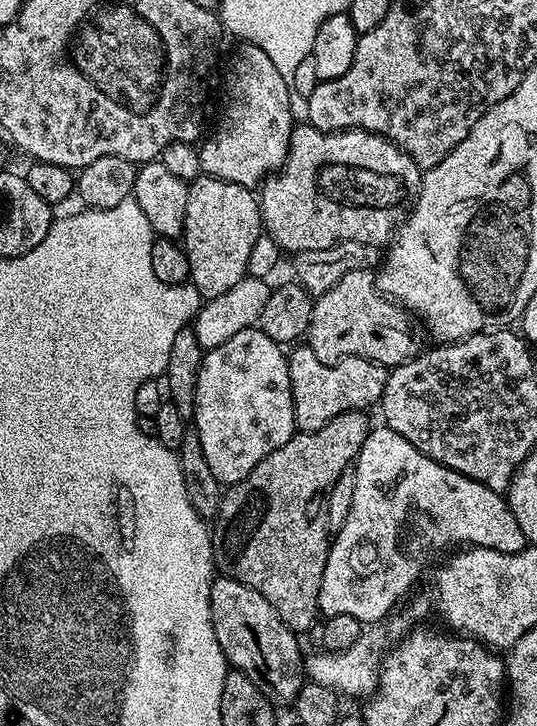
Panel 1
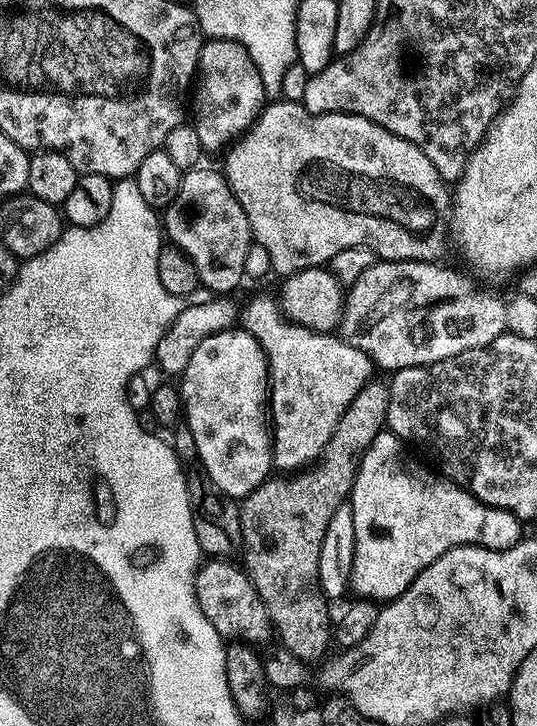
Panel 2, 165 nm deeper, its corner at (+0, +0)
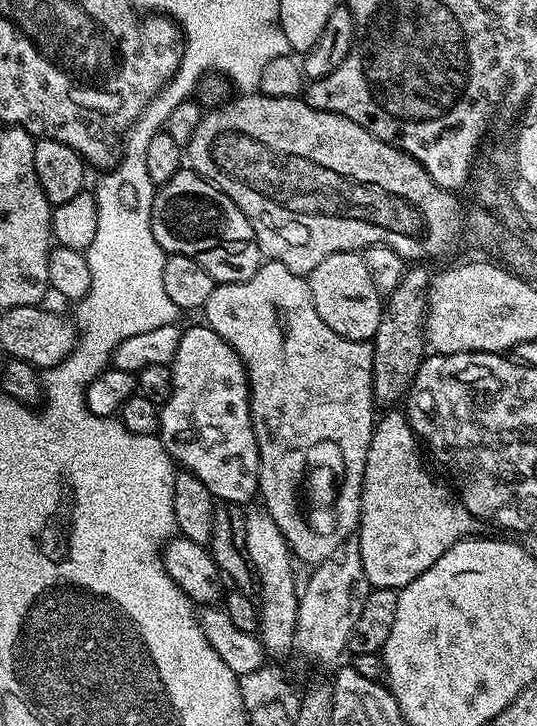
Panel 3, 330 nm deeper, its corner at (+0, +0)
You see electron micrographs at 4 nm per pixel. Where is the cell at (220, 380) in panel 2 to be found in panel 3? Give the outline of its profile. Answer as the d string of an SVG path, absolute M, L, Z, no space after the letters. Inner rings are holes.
M185 327L181 331L178 350L170 365L172 389L160 408L158 439L173 461L183 471L194 473L217 501L228 506L244 506L251 496L257 495L260 486L260 455L248 405L248 371L240 355L214 329L199 327Z

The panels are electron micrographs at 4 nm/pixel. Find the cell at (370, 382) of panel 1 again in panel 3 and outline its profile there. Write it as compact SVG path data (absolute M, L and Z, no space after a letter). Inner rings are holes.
M277 260L261 263L260 268L254 274L254 278L250 278L246 282L217 284L216 289L210 294L210 298L206 298L202 315L204 315L203 323L214 329L240 355L240 361L244 363L244 368L248 371L248 405L252 415L254 438L258 442L258 454L260 455L259 499L264 499L262 501L263 507L267 509L269 515L277 523L278 529L288 540L291 555L299 563L301 560L302 563L308 564L307 566L318 565L326 558L330 558L330 554L334 554L334 550L338 550L342 538L351 537L357 531L360 522L359 503L336 504L336 499L339 498L340 491L344 487L356 490L364 482L364 463L374 427L374 415L372 416L372 408L374 409L372 345L363 340L351 340L334 334L334 330L330 330L330 326L326 326L326 322L322 322L322 318L318 318L318 310L314 310L314 302L308 289L307 279L294 274Z

